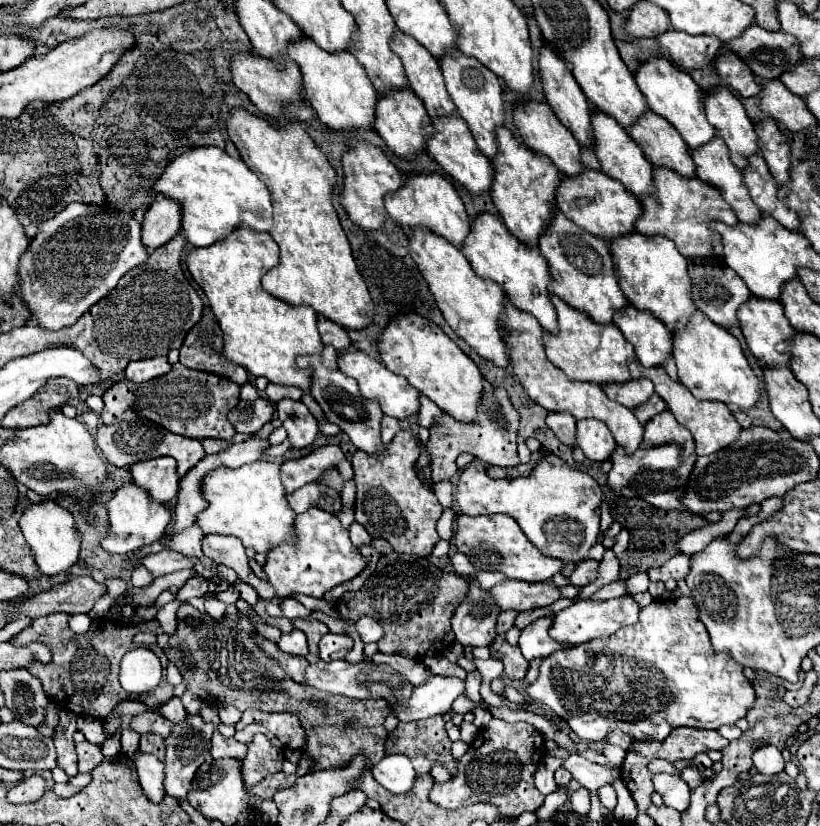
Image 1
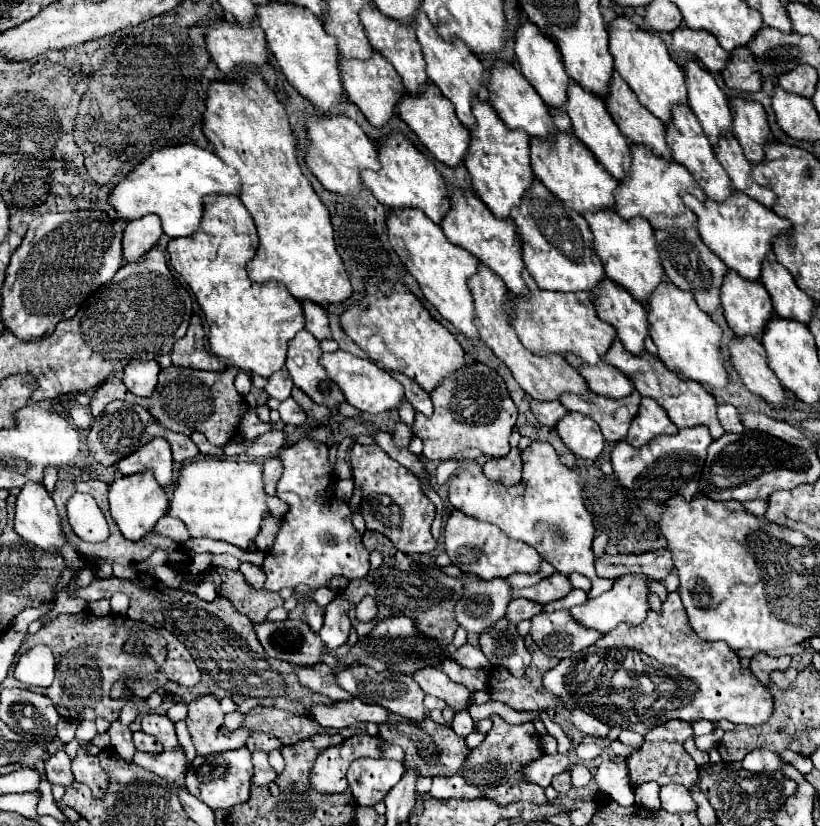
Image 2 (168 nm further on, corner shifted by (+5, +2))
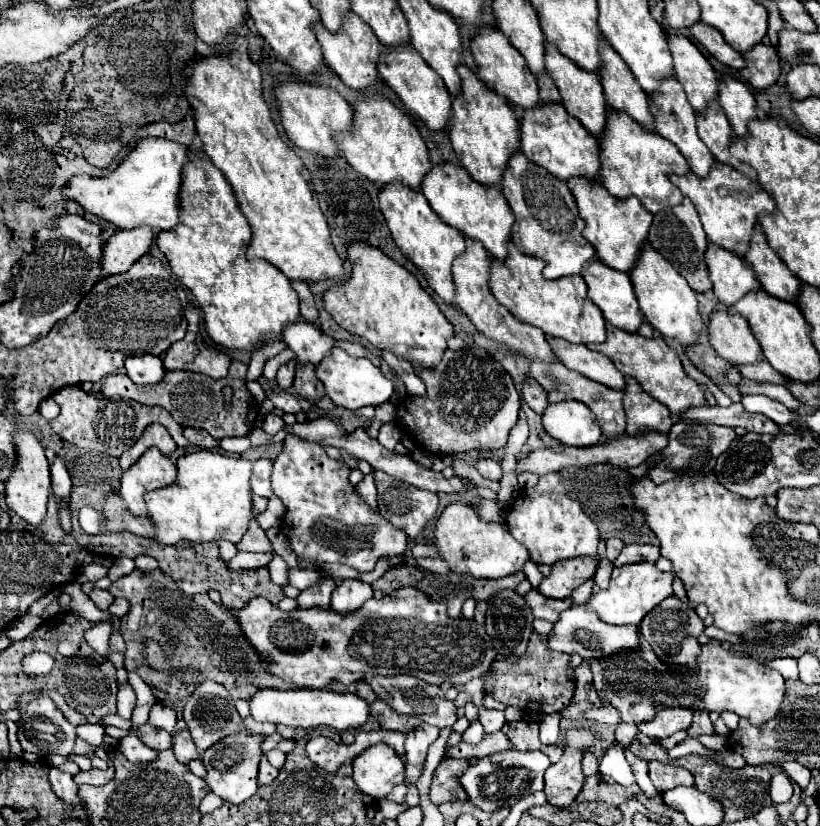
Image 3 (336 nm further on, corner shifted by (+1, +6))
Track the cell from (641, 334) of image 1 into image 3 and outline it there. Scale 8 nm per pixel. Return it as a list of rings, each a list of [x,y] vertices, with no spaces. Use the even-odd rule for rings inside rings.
[[[596,260],[596,264],[588,264],[588,268],[584,268],[582,278],[588,284],[590,300],[598,304],[604,318],[612,326],[630,334],[638,332],[644,322],[644,314],[640,312],[628,274],[612,272],[612,268]]]

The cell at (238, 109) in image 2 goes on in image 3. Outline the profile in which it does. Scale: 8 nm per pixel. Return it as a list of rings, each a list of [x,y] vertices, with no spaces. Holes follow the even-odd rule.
[[[238,36],[236,50],[228,56],[206,56],[198,58],[188,66],[188,88],[186,96],[192,108],[196,110],[196,130],[202,140],[202,150],[210,156],[212,164],[222,170],[226,180],[232,184],[236,200],[252,226],[252,240],[246,250],[246,258],[262,258],[274,264],[288,280],[300,282],[320,282],[334,280],[344,276],[344,266],[340,256],[334,250],[328,222],[320,210],[318,198],[310,186],[310,174],[304,162],[288,148],[276,132],[276,124],[270,118],[270,108],[262,94],[262,78],[260,68],[250,60],[246,52],[246,38]]]

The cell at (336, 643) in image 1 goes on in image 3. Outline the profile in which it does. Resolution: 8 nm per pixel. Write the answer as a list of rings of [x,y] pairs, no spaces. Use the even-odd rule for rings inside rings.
[[[346,580],[334,590],[330,608],[338,614],[352,614],[360,610],[362,604],[370,598],[372,598],[370,584],[364,584],[360,580]]]

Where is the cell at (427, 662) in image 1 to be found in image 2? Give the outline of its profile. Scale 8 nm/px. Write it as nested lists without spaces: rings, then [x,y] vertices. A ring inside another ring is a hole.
[[[448,660],[442,664],[442,672],[446,672],[450,680],[464,684],[472,692],[488,690],[488,674],[484,670],[466,670],[466,668],[460,668],[454,660]]]

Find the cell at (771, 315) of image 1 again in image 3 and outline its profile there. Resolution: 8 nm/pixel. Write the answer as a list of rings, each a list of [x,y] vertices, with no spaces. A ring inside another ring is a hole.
[[[716,244],[708,246],[708,272],[712,276],[716,298],[728,308],[732,308],[744,294],[760,290],[760,282],[748,260],[724,252],[724,248],[716,248]]]

